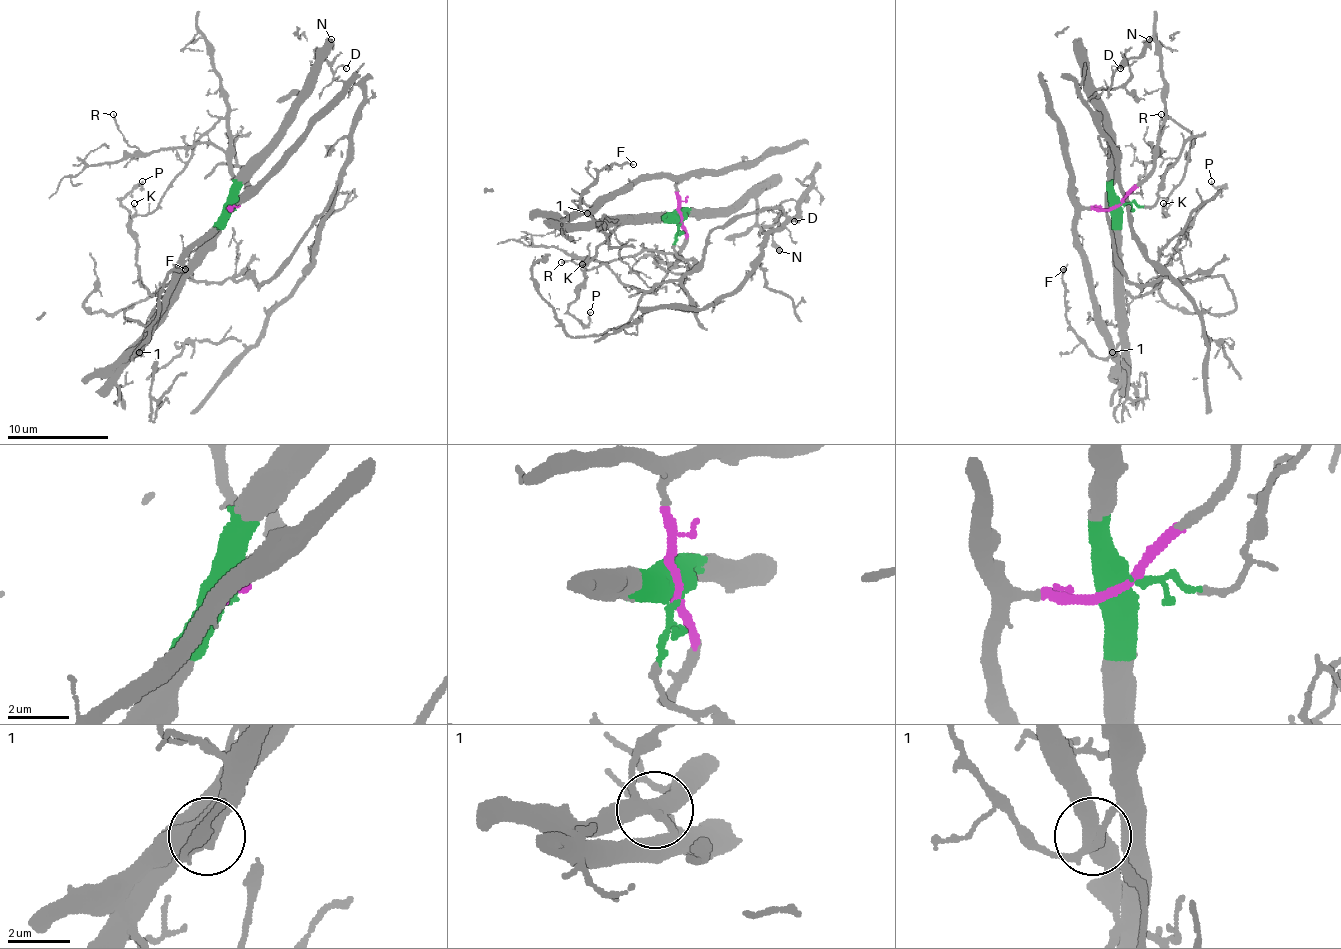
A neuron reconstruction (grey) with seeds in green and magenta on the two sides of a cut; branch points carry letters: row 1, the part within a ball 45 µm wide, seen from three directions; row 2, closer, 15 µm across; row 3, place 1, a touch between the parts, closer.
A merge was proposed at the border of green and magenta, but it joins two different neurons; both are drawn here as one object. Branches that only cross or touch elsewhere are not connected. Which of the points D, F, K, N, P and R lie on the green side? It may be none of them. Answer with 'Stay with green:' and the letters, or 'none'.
Stay with green: D, F, N, P

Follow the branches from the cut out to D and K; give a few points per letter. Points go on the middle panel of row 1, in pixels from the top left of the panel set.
D: (678, 218), (683, 213), (726, 213), (749, 198), (757, 203), (757, 218), (762, 231), (784, 213), (794, 220)
K: (681, 218), (686, 243), (668, 276), (653, 291), (628, 286), (602, 263), (590, 268), (582, 263)

